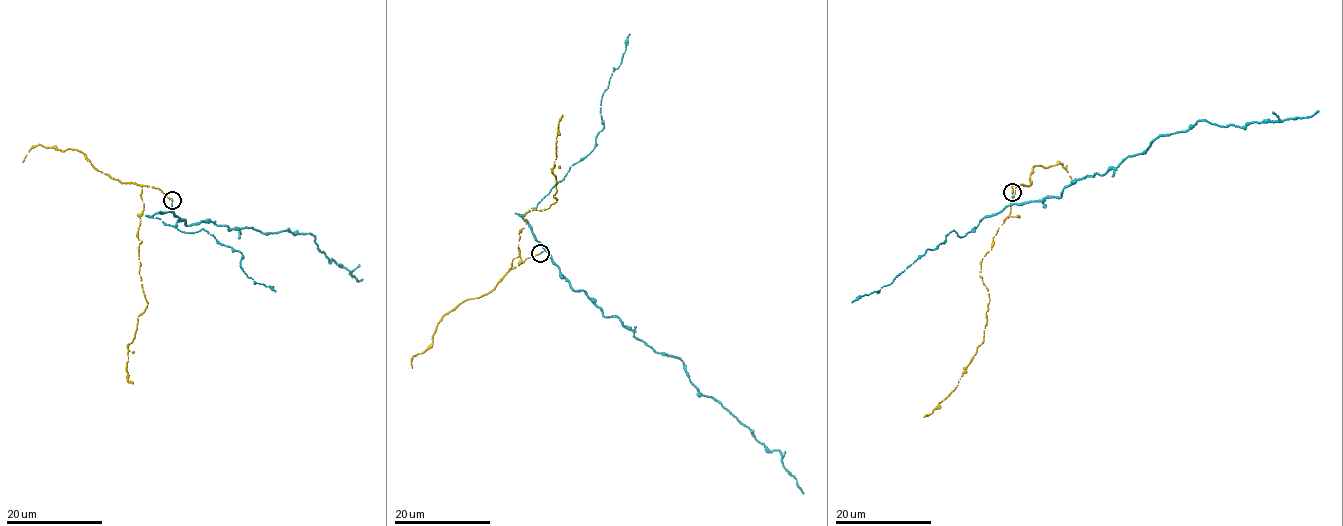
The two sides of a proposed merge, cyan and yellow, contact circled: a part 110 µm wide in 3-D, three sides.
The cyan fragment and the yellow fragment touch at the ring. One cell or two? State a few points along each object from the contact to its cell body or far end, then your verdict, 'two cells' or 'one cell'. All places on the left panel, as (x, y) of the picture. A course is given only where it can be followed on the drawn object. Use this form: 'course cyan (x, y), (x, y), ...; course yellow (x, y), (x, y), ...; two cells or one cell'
course cyan (172, 200), (174, 214), (187, 225), (214, 222), (228, 229), (311, 234), (328, 259), (357, 281), (363, 280); course yellow (172, 200), (160, 189), (142, 186), (139, 272), (148, 304), (127, 346), (127, 381), (132, 383); two cells

